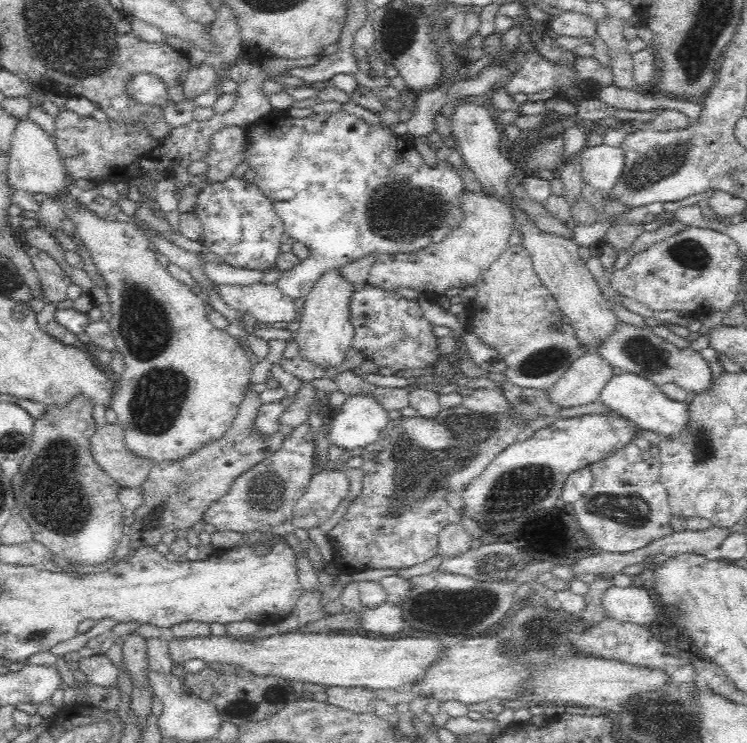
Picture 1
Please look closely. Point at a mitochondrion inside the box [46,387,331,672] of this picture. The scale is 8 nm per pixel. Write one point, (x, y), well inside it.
(267, 493)

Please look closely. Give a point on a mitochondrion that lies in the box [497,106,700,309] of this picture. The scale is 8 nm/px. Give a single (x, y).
(650, 168)

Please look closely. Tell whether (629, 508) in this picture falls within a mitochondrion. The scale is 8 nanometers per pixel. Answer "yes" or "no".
yes

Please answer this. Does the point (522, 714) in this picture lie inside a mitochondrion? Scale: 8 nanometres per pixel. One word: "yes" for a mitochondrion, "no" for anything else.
no

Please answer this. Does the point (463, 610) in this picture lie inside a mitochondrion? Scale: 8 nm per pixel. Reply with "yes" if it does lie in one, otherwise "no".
yes

